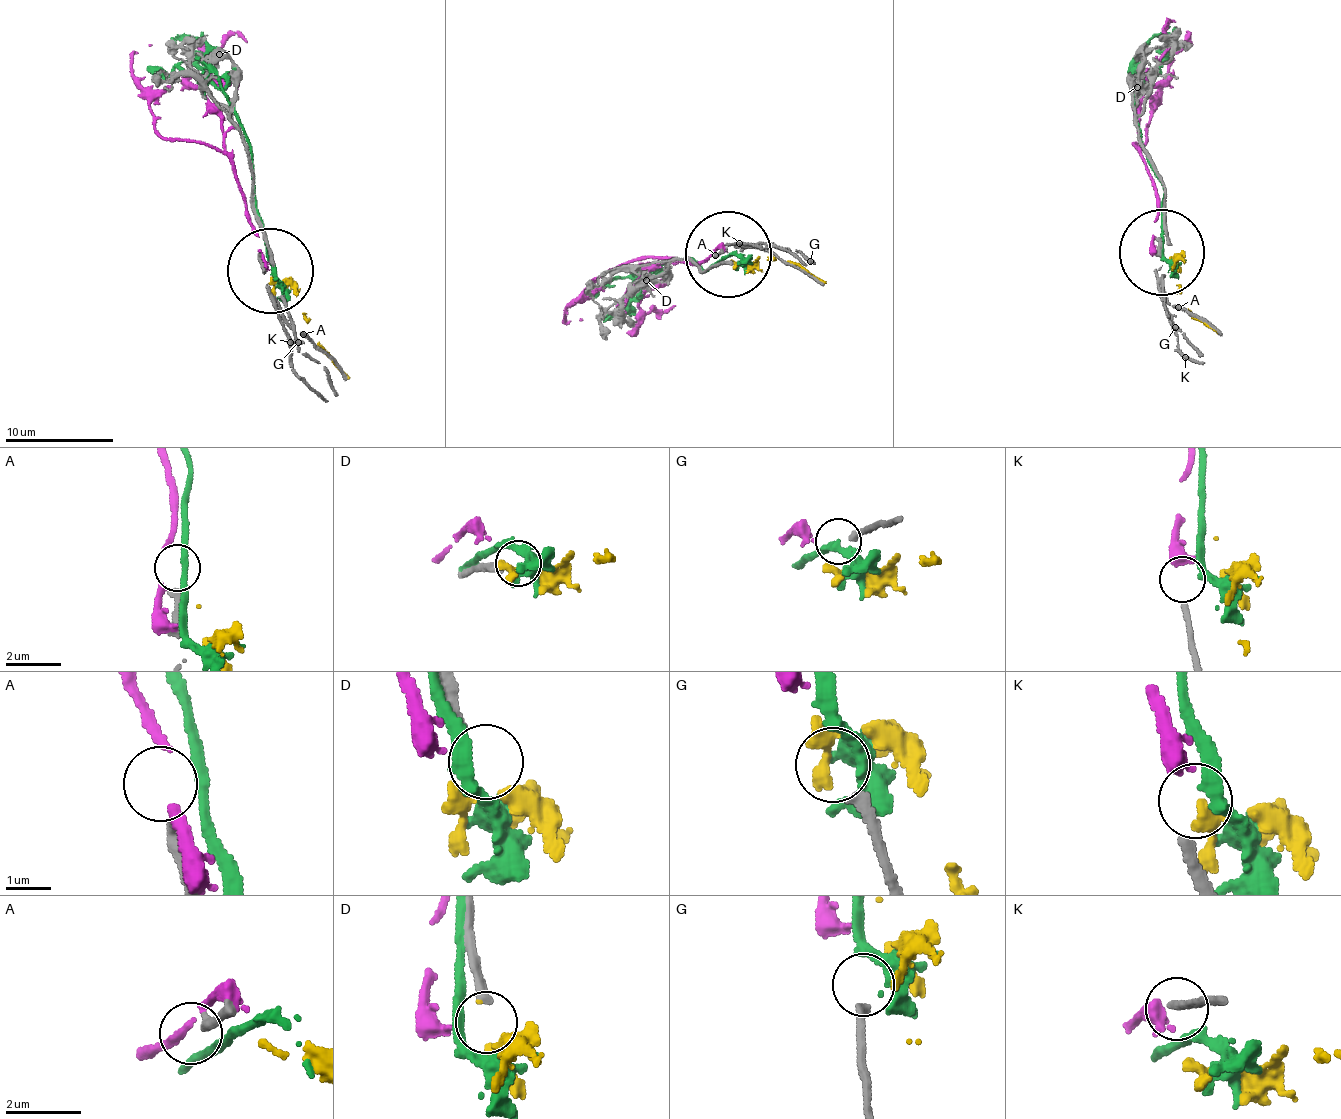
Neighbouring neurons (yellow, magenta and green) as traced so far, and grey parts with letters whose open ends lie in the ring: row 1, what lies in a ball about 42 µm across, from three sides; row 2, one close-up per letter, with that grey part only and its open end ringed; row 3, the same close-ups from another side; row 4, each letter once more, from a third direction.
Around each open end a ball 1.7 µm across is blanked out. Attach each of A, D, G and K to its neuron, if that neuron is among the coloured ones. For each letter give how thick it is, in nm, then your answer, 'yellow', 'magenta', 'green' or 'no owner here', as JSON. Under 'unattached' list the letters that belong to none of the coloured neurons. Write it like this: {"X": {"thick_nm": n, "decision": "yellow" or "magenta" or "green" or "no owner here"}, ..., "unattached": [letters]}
{"A": {"thick_nm": 260, "decision": "no owner here"}, "D": {"thick_nm": 280, "decision": "yellow"}, "G": {"thick_nm": 240, "decision": "green"}, "K": {"thick_nm": 240, "decision": "magenta"}, "unattached": ["A"]}

